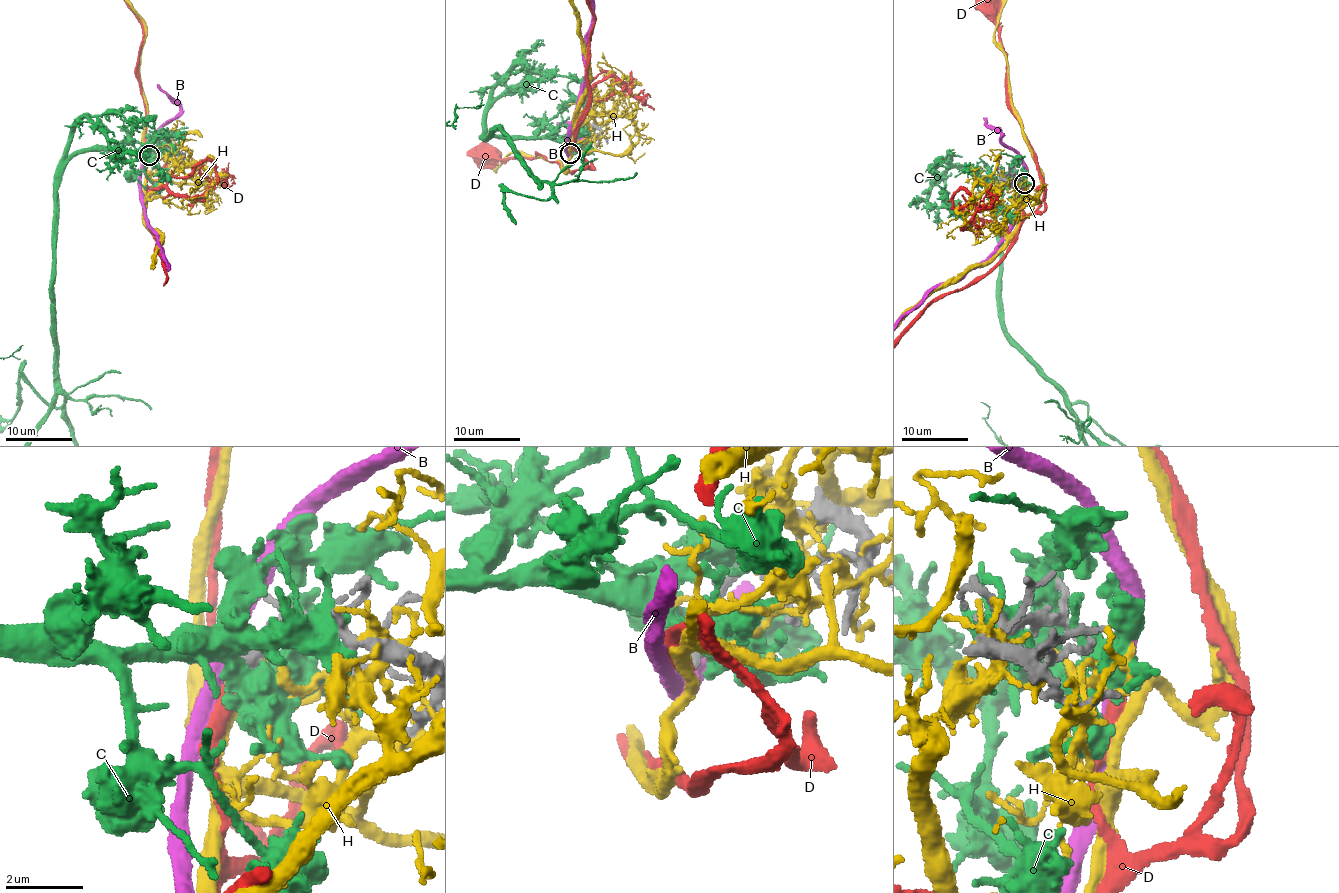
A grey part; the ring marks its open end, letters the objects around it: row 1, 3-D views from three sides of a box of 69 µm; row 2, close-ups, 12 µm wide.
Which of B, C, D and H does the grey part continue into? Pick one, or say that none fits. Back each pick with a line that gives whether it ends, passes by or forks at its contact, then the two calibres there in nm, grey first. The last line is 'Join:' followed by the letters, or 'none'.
D: it ends; calibres 440 and 280 nm
Join: D

